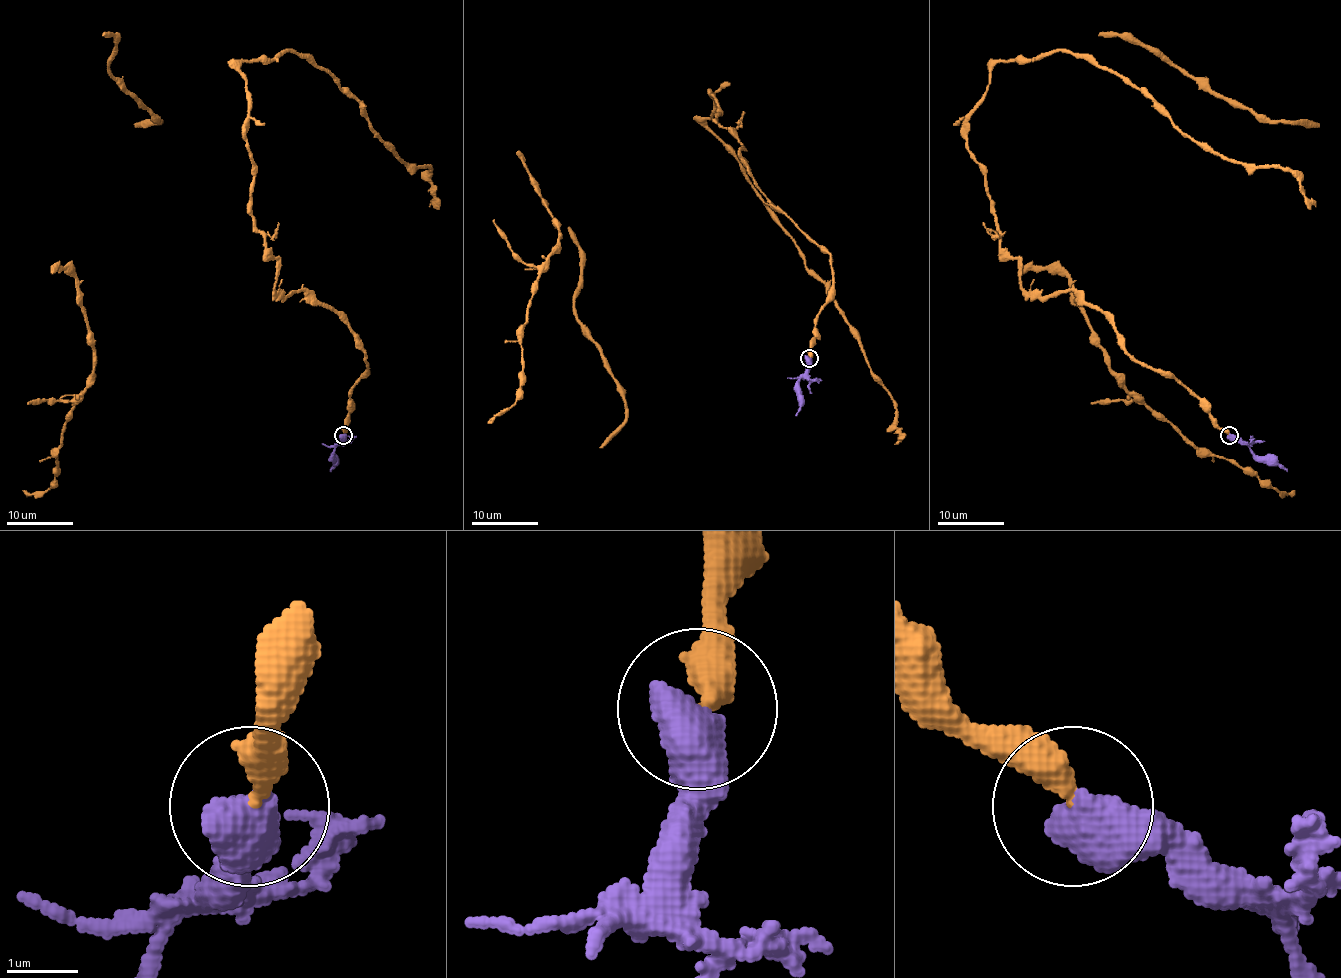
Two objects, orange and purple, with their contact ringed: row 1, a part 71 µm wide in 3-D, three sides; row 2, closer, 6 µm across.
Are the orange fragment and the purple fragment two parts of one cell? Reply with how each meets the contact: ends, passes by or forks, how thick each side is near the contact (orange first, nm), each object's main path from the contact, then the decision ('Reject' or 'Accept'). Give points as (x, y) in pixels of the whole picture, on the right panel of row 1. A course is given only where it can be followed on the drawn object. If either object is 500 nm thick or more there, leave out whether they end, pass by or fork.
Thickness 360 nm (orange) against 700 nm. Course of orange: (1229, 435), (1099, 310), (1022, 286), (968, 114), (1000, 62), (1087, 55), (1216, 152), (1286, 169), (1315, 206). Course of purple: (1229, 435), (1239, 439), (1256, 456), (1271, 456), (1286, 471). Accept

